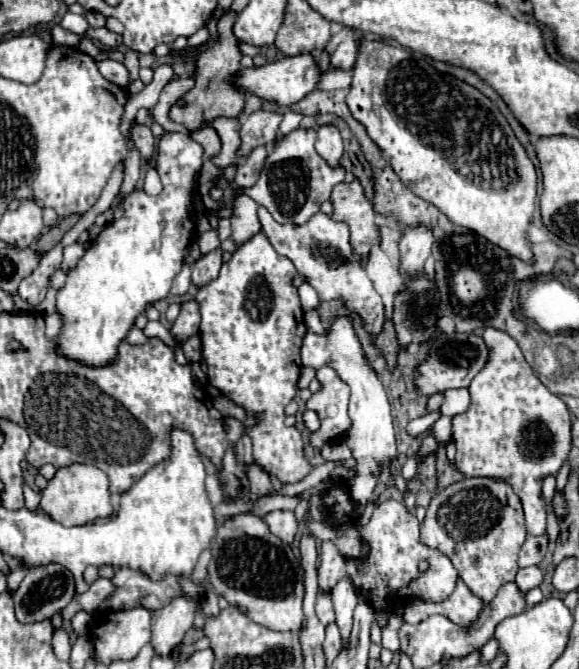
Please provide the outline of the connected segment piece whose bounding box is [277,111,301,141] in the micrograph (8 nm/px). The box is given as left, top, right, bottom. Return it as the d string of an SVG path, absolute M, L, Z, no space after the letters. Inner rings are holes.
M287 111L281 125L279 125L279 135L277 135L277 141L279 137L285 137L287 133L295 131L299 127L299 121L301 121L301 113L295 113L295 111Z

